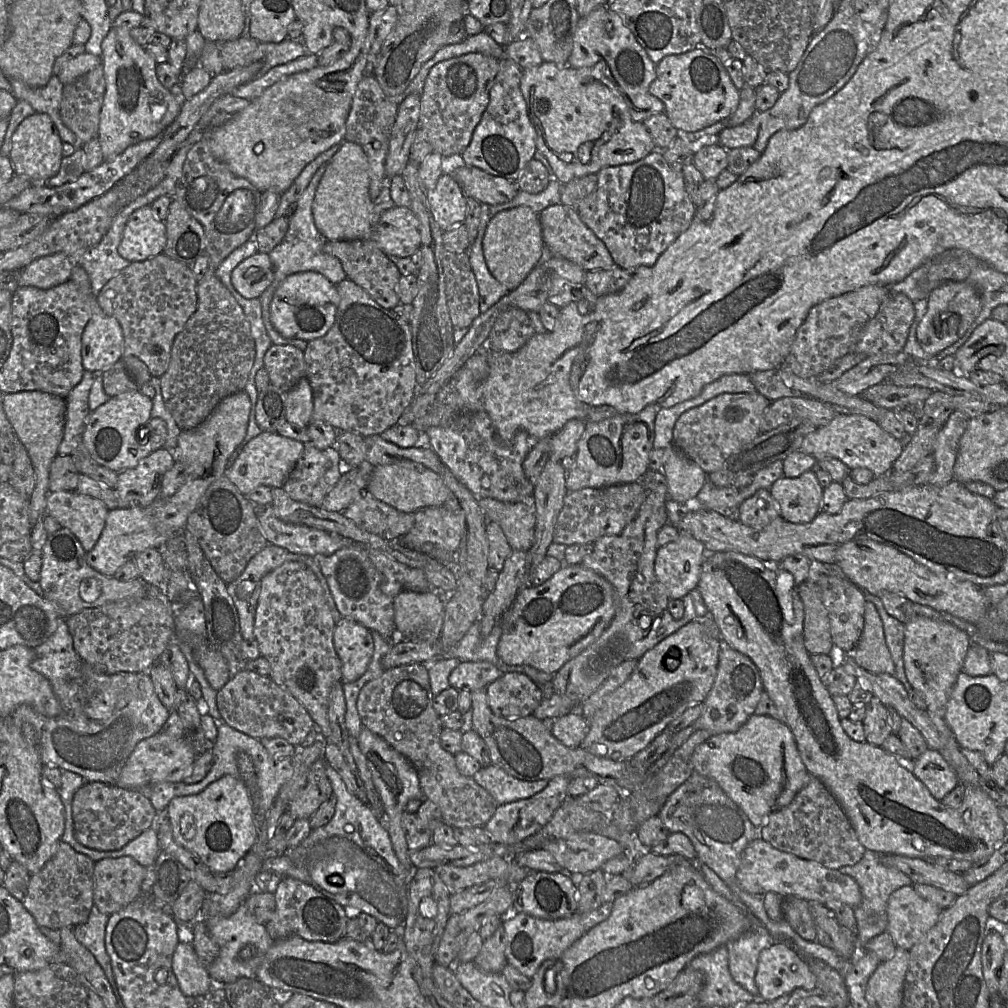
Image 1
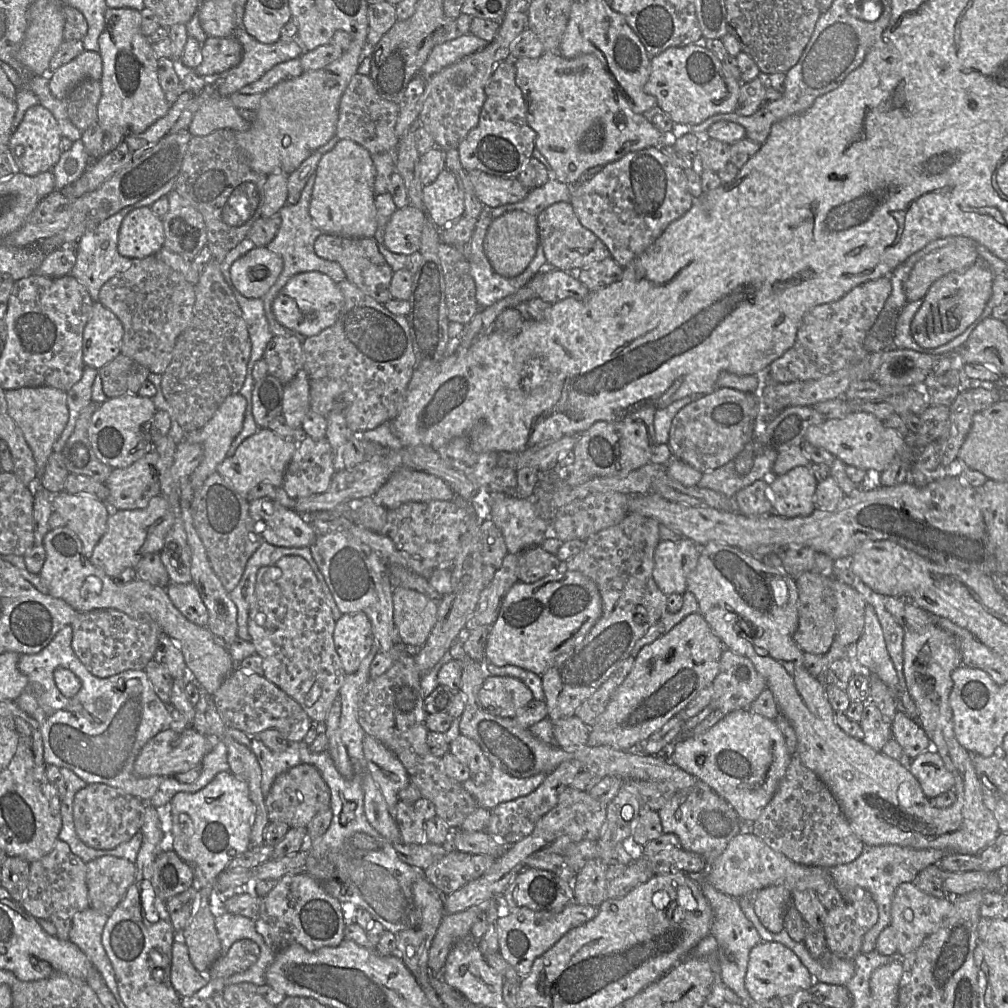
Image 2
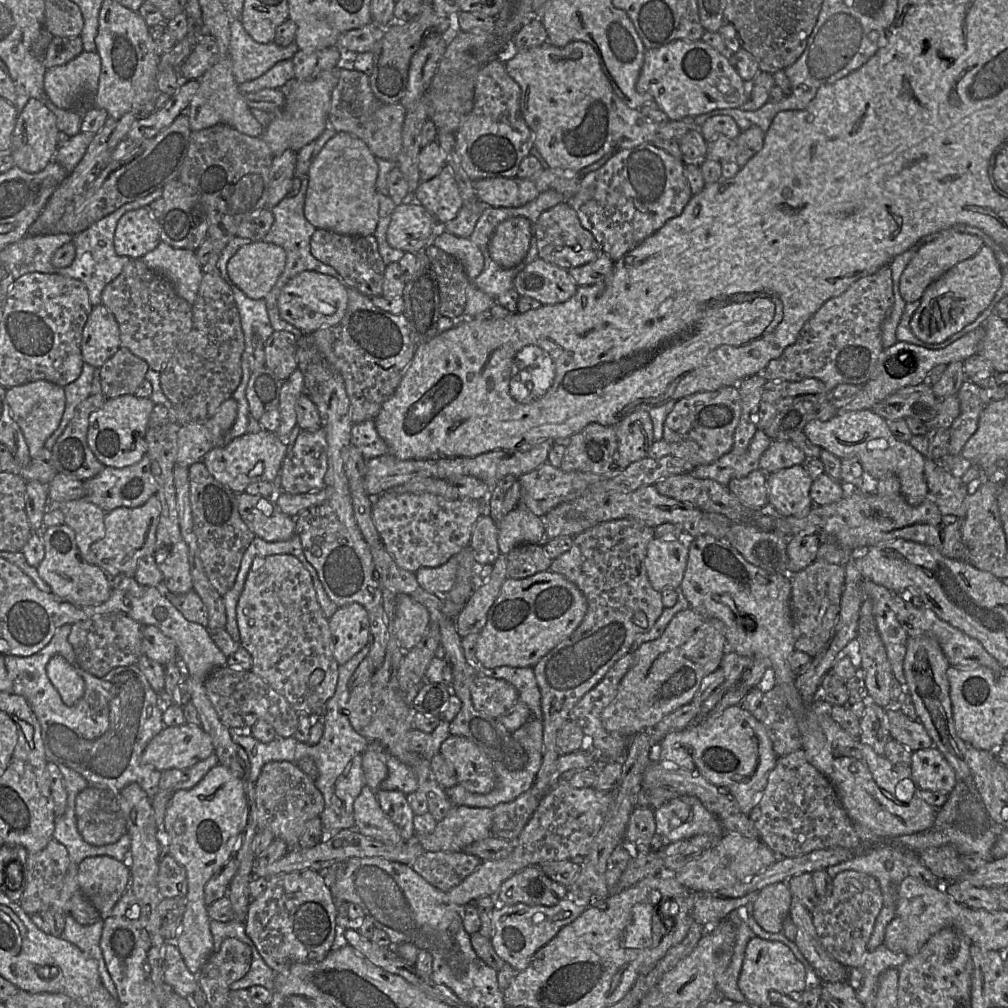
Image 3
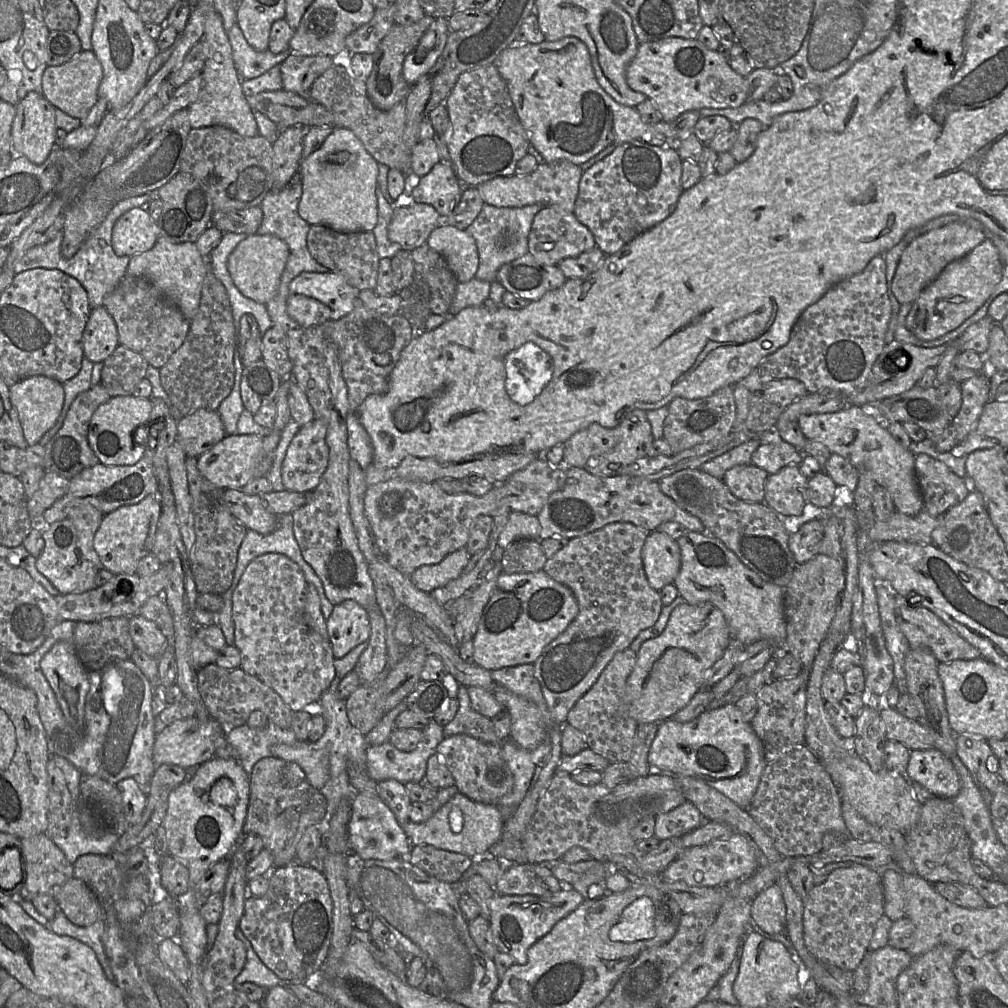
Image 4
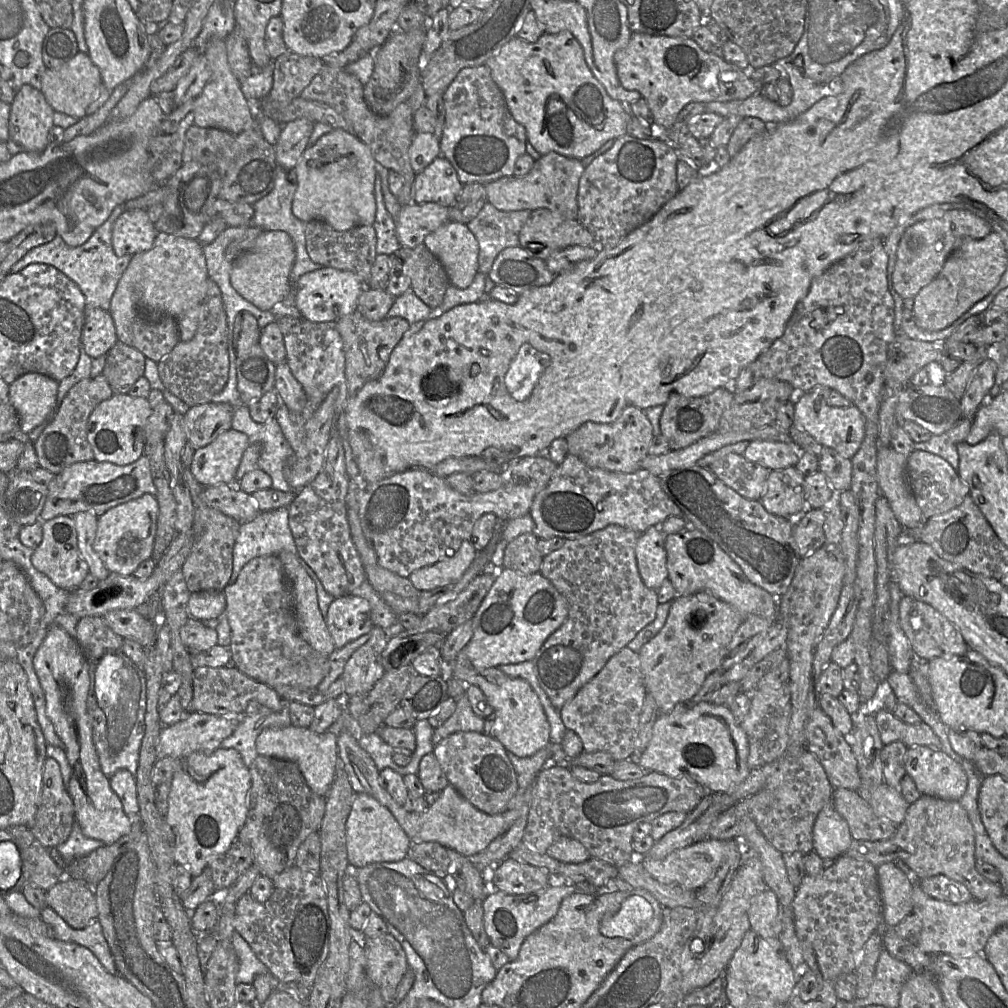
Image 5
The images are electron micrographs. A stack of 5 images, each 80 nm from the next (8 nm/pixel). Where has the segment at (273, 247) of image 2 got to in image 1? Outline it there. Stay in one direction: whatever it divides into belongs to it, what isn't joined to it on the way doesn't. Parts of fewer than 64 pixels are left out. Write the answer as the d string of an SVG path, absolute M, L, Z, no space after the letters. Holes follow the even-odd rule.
M322 164L316 173L313 175L311 181L309 182L307 188L305 189L302 196L297 202L297 209L295 212L288 217L288 230L285 237L270 253L269 257L273 264L274 270L274 279L270 286L261 294L259 297L261 302L262 309L262 319L266 329L267 334L269 335L272 344L277 345L292 345L299 348L301 351L305 351L309 341L300 340L300 339L289 339L281 336L278 331L272 325L270 320L270 304L273 298L273 295L281 284L281 282L289 275L304 272L304 271L313 271L322 274L334 285L338 284L342 280L346 279L346 274L342 268L341 262L334 256L327 254L323 251L323 247L328 239L322 235L319 230L316 228L313 214L312 214L312 205L315 198L316 189L319 185L319 182L325 172L326 164Z

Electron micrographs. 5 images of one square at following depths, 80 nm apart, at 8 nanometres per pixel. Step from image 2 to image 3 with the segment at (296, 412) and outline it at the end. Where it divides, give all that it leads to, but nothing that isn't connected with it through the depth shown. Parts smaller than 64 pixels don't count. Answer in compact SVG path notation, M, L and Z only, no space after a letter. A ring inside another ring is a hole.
M297 369L283 382L280 391L278 409L281 414L281 422L275 434L284 443L286 443L286 439L292 429L297 425L296 404L300 395L304 392L304 376L302 372Z

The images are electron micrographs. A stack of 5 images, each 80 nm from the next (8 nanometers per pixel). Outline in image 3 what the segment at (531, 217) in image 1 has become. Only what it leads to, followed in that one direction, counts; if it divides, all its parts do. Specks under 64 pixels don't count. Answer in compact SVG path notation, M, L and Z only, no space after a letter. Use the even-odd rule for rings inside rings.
M525 217L502 221L492 234L488 250L502 268L513 268L526 257L533 236L533 224Z

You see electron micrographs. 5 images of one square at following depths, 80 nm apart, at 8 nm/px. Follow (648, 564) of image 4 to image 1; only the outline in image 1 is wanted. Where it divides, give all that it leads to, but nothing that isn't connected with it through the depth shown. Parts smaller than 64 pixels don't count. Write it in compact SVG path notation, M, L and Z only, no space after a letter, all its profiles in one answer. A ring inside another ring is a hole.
M681 533L676 541L658 547L655 559L655 574L665 587L668 597L682 599L698 585L702 563L709 552L704 544L688 533Z

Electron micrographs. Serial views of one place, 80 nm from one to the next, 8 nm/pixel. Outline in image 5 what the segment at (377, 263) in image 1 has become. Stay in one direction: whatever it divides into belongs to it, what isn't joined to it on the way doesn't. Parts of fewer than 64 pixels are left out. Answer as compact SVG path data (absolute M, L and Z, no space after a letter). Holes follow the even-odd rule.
M311 220L305 223L305 240L307 253L314 263L324 267L350 271L356 274L363 284L369 282L371 268L377 255L376 232L372 225L337 231L321 220Z

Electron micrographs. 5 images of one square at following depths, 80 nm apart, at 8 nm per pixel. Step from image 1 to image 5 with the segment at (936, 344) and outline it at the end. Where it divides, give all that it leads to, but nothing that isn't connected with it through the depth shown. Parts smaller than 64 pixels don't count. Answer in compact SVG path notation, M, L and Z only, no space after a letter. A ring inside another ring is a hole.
M994 231L982 239L963 238L950 254L940 273L914 297L913 318L927 331L947 328L998 284L1007 266L1004 243Z

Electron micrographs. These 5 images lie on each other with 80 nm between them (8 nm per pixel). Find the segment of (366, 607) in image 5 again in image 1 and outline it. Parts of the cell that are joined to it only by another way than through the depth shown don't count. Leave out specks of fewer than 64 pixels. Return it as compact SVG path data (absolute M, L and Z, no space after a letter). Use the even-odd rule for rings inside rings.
M342 617L336 623L333 643L342 664L342 683L360 678L373 655L374 645L370 630L358 622Z

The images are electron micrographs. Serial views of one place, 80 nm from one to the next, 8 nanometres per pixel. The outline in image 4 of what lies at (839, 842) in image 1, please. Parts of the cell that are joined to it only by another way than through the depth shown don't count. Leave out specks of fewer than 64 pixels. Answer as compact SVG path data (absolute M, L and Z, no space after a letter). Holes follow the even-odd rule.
M803 745L766 765L753 800L745 810L772 839L782 856L809 856L822 850L822 838L828 831L849 837L842 817L841 803L840 792L821 761L806 745Z

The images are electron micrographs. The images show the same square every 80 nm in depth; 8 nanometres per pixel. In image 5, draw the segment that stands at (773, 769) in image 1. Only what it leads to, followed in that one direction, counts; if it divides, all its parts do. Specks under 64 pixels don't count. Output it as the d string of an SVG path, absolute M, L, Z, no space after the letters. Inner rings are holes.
M702 701L694 705L678 703L671 712L659 714L651 740L636 763L647 771L687 778L708 791L725 792L748 776L748 755L747 735L729 707Z

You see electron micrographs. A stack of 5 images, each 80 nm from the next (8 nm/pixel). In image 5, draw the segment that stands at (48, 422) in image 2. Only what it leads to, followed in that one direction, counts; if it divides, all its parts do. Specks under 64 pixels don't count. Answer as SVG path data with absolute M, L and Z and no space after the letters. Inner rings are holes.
M26 373L9 384L9 400L20 419L20 430L29 433L57 410L59 381L39 373Z

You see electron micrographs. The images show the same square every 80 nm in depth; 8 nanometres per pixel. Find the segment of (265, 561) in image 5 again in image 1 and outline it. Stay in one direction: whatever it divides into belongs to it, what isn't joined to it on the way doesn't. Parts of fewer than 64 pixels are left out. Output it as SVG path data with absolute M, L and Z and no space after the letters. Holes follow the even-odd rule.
M284 562L262 578L254 620L260 655L270 664L269 677L305 707L325 739L331 734L329 694L334 683L342 682L342 664L333 643L335 626L323 589L304 563Z

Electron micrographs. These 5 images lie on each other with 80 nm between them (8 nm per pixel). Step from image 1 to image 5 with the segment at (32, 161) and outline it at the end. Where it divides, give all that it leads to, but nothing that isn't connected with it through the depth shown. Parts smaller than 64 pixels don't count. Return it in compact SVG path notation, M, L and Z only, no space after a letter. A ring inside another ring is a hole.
M24 84L11 103L9 139L26 152L42 152L50 143L53 115L54 110L41 91Z

